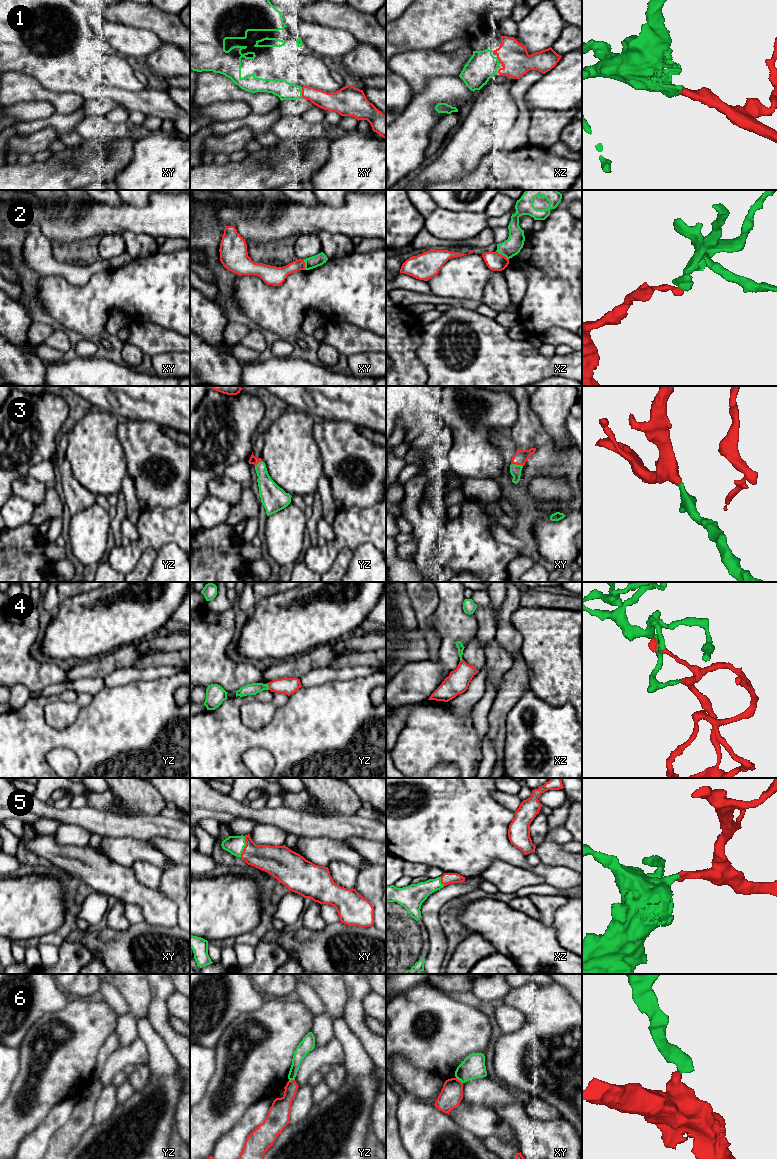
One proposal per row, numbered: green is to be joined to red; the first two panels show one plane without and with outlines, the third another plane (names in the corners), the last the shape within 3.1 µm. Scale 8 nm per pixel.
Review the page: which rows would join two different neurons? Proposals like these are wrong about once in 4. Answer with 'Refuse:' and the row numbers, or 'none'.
Refuse: 2, 6

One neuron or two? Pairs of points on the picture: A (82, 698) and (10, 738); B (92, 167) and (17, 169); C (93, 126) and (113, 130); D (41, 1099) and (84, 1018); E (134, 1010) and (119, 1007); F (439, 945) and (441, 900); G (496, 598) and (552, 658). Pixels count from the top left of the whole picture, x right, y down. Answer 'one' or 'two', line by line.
A: two
B: one
C: one
D: one
E: two
F: one
G: two

